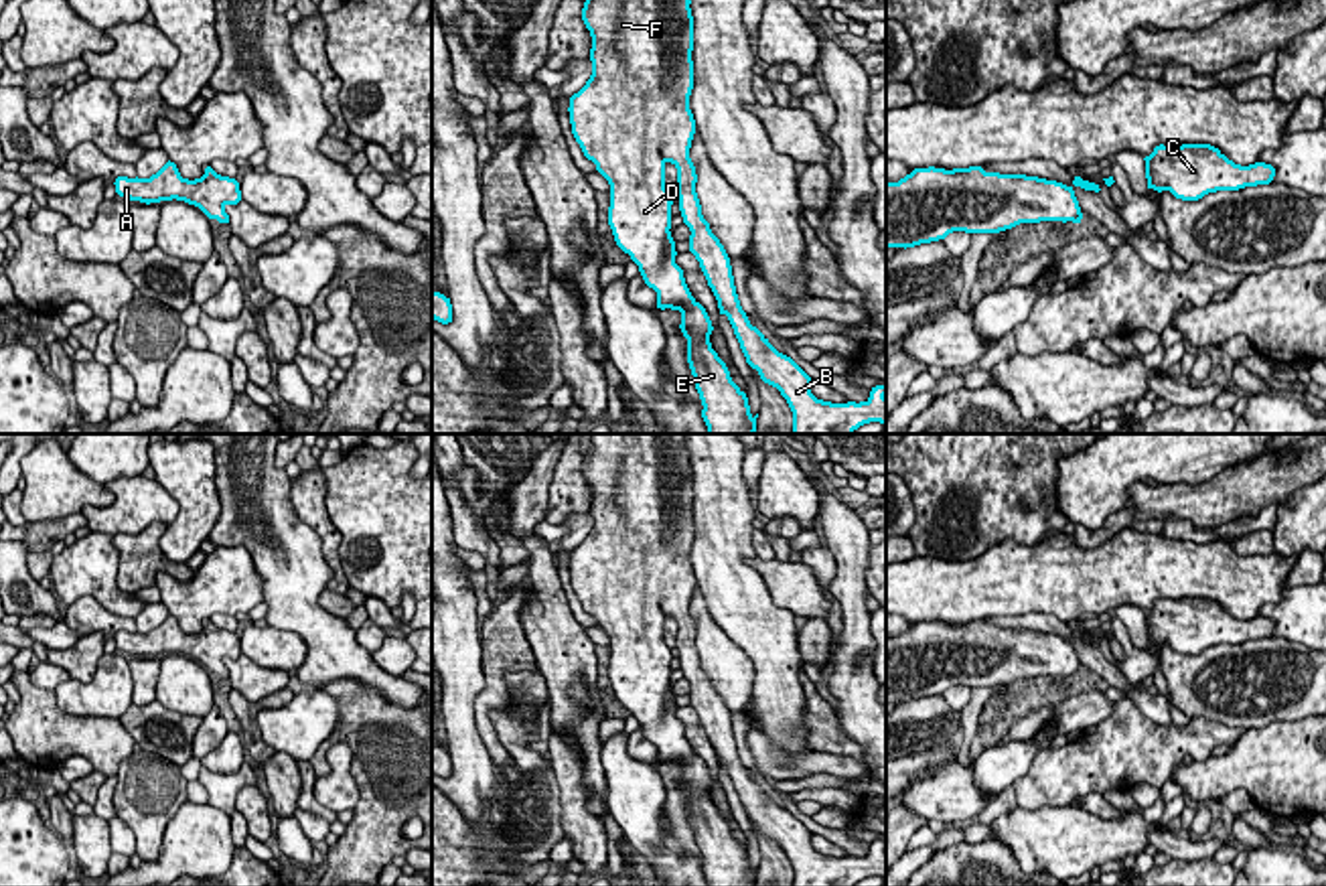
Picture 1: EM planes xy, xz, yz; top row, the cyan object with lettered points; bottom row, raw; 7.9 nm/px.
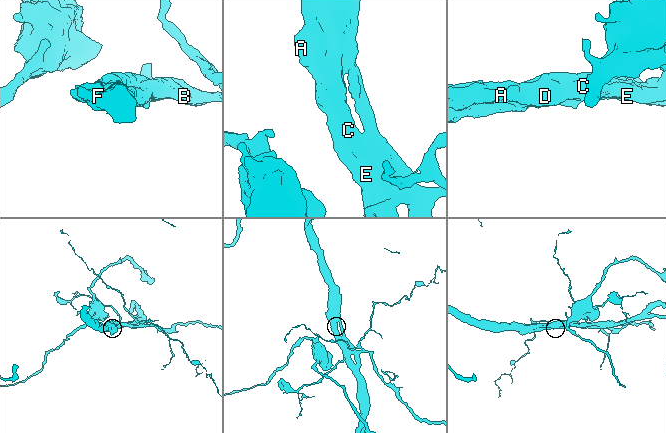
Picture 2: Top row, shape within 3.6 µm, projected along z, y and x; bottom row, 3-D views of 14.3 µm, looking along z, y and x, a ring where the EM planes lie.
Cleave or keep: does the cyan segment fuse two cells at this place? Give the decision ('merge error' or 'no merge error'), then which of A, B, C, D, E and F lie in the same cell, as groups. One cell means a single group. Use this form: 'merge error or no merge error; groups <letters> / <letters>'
no merge error; groups A B C D E F

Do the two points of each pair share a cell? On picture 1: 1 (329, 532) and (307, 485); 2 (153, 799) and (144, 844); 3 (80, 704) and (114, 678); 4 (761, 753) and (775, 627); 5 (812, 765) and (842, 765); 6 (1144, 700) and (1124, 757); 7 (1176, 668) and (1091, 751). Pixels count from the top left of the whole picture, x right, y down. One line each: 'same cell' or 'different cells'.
1: same cell
2: same cell
3: same cell
4: different cells
5: same cell
6: different cells
7: different cells

